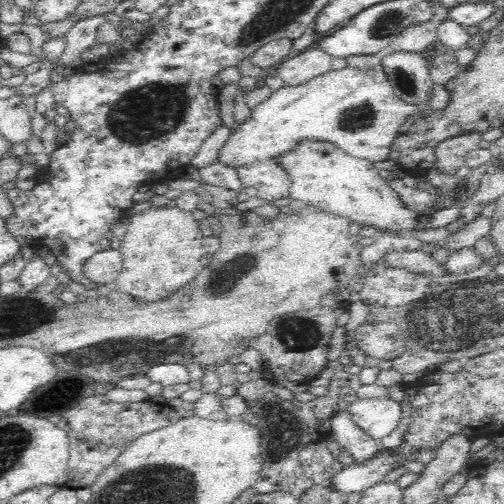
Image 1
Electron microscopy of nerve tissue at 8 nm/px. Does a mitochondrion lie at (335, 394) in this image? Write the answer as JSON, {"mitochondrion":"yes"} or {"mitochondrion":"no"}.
{"mitochondrion":"no"}

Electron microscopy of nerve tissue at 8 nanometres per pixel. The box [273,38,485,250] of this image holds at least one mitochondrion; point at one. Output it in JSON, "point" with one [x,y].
{"point":[358,118]}

